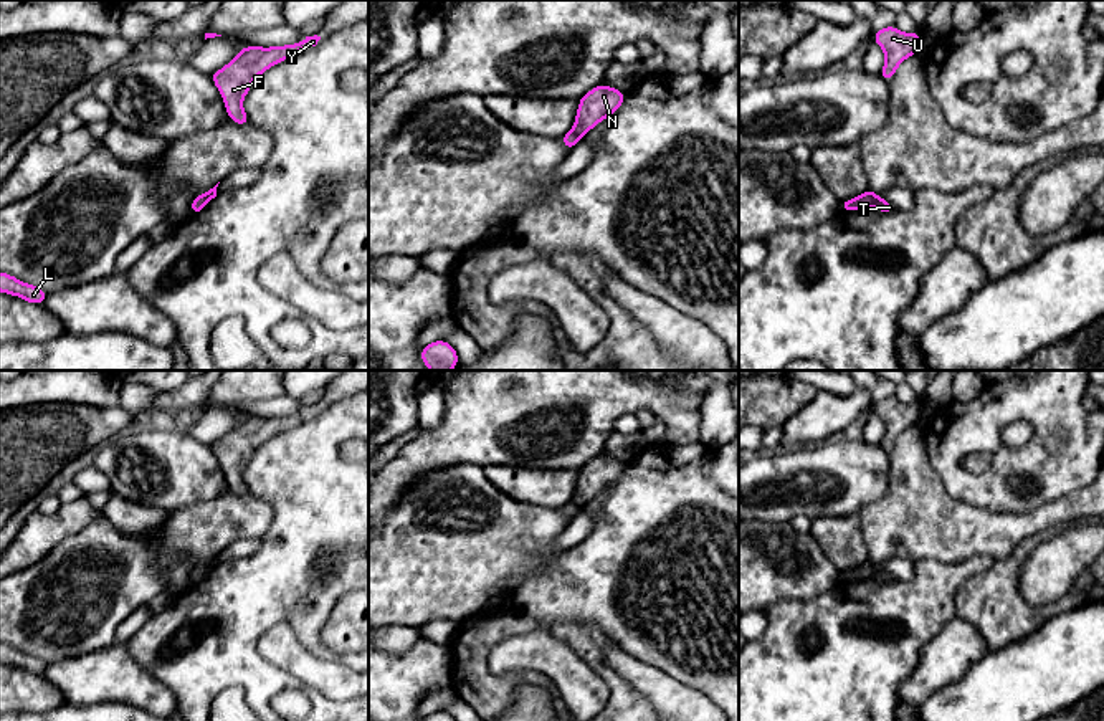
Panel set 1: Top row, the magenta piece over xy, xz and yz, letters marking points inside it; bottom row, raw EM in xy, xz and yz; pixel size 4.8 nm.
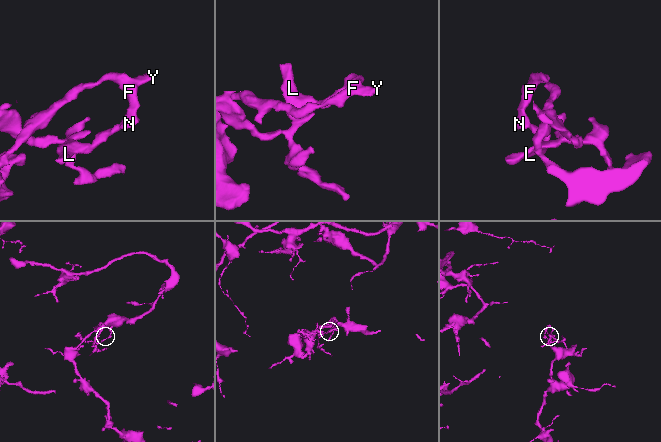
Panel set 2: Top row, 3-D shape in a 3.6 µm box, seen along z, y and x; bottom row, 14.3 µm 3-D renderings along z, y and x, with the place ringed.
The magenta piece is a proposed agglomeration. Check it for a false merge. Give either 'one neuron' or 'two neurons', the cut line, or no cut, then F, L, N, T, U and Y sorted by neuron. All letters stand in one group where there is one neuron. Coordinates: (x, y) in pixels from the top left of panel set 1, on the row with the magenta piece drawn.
two neurons | yz (875, 194), (871, 204) | F N U Y / L T

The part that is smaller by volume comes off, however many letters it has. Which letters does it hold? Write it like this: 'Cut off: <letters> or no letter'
Cut off: L, T

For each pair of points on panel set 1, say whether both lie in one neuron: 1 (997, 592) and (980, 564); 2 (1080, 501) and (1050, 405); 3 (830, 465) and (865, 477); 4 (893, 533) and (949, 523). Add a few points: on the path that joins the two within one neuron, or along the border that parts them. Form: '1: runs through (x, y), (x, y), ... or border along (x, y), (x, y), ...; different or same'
1: border along (995, 561), (987, 569), (972, 574), (954, 596); different
2: border along (1086, 485), (1040, 505); different
3: runs through (838, 472), (842, 475), (856, 475); same
4: runs through (906, 523), (936, 523); same

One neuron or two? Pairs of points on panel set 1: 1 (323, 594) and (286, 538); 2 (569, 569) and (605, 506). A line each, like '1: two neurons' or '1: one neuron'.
1: one neuron
2: one neuron

